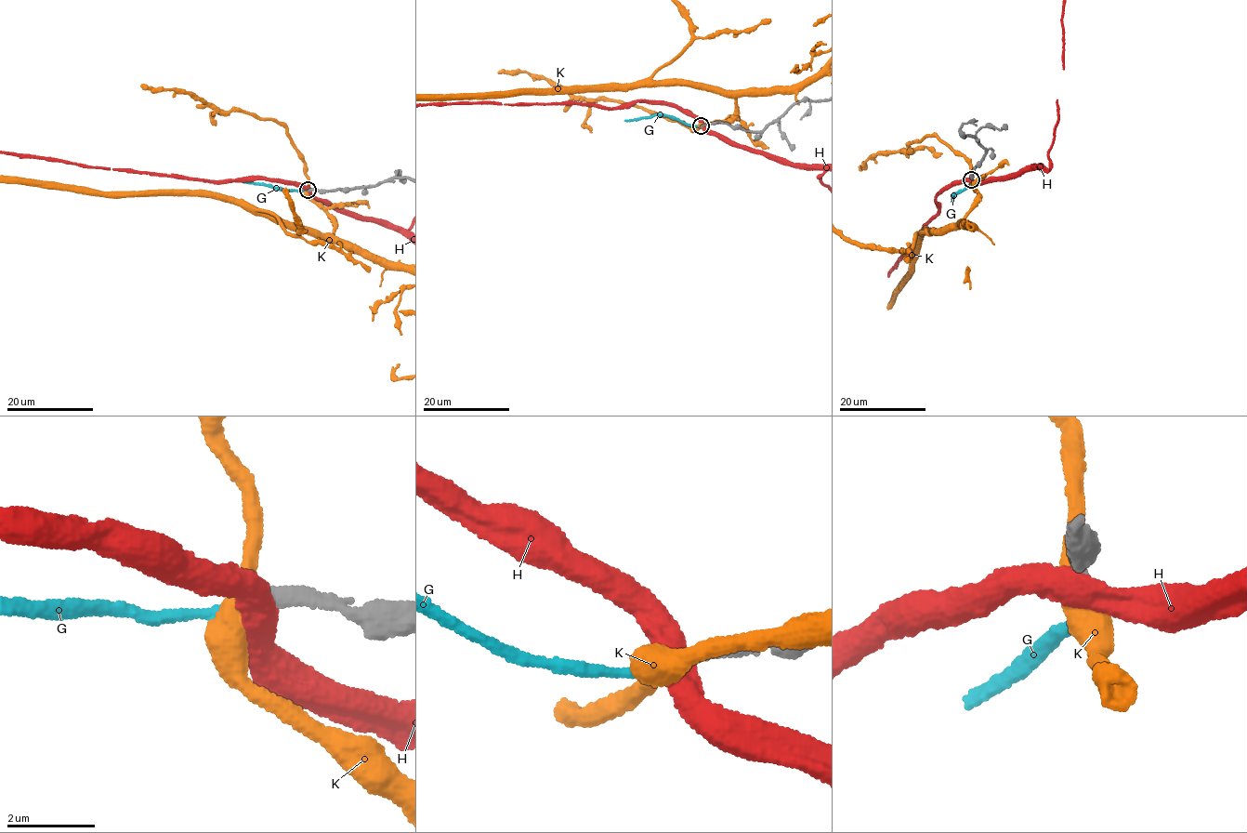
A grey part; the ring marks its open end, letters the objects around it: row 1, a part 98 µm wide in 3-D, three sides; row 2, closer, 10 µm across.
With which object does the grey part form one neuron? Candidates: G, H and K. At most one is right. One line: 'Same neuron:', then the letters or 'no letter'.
Same neuron: G

